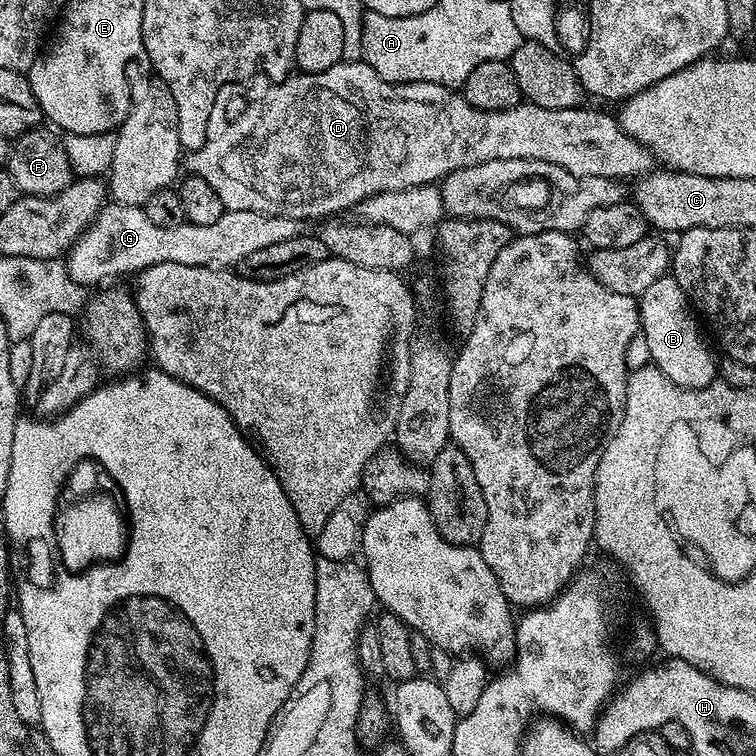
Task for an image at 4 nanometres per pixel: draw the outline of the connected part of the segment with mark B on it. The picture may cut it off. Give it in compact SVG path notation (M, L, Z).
M671 274L658 278L658 282L654 282L654 286L650 286L650 290L646 290L638 297L638 303L640 306L640 332L642 340L644 336L645 346L648 347L647 359L655 364L658 370L662 370L662 374L666 374L666 378L670 378L670 382L683 388L705 388L707 384L711 384L713 380L717 379L718 356L712 353L711 346L704 341L704 336L700 333L699 326L696 325L697 317L690 307L688 295L684 293L682 286L678 286L678 282Z

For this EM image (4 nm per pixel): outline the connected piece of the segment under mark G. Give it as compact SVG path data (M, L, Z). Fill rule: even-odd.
M109 203L101 208L94 223L86 229L76 243L66 253L66 267L74 282L91 286L112 282L115 276L138 274L143 268L158 266L162 262L182 262L182 266L239 266L243 260L250 258L265 246L274 246L278 242L286 242L290 238L301 235L301 221L291 220L289 216L271 216L254 210L224 211L222 218L214 222L214 226L194 226L187 222L178 226L154 226L150 218L146 218L143 207L130 204Z

